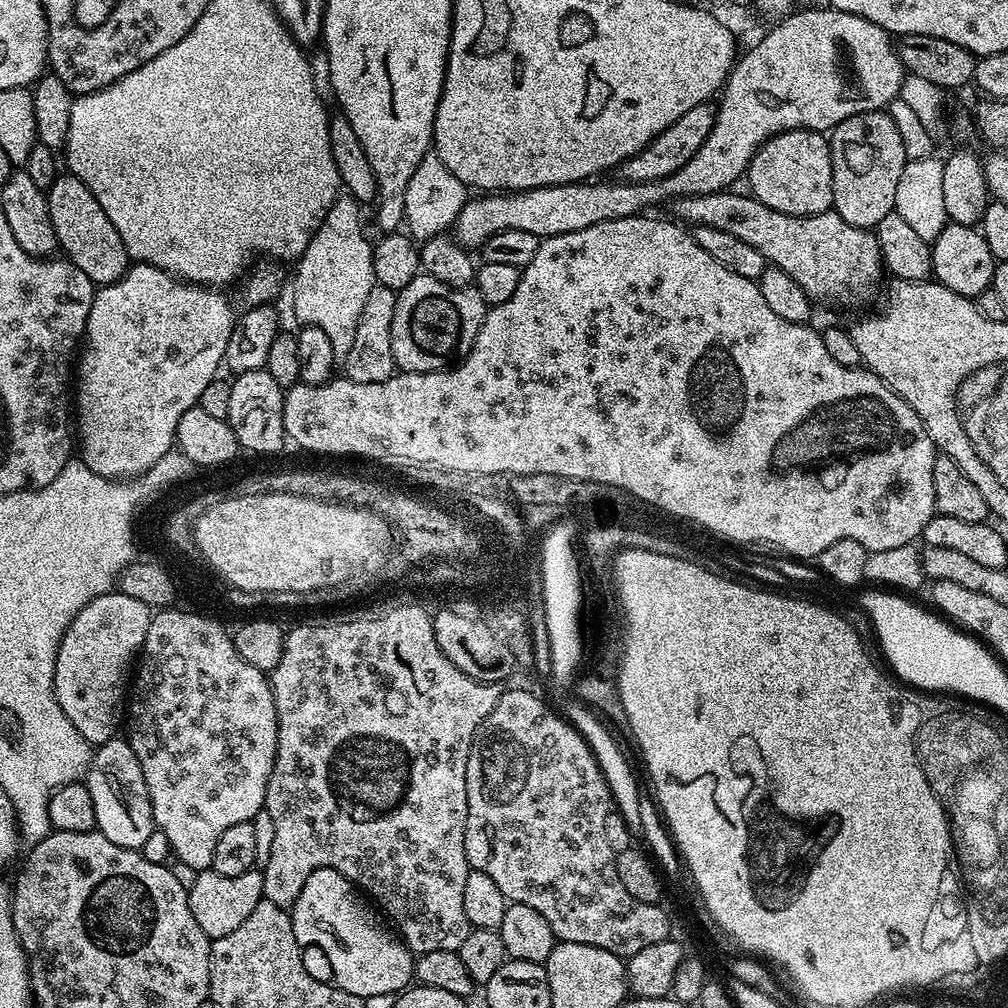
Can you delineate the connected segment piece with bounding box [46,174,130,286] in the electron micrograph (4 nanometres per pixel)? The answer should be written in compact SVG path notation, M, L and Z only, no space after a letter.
M60 174L47 188L46 195L50 222L54 226L59 251L71 260L74 266L78 266L78 270L82 270L82 274L86 274L86 278L90 278L93 285L113 284L124 277L130 267L130 257L126 246L122 242L122 238L118 238L118 230L114 230L114 222L110 222L110 218L106 218L106 210L102 210L102 206L98 206L98 198L94 198L94 194L90 194L90 190L86 190L84 183L74 175Z

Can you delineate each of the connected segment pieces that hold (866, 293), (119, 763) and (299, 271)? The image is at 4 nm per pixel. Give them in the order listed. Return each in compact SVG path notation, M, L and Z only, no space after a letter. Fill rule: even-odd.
M736 190L679 196L677 200L671 201L671 208L673 212L671 215L685 225L716 227L749 243L765 257L769 265L786 270L786 274L790 274L790 278L794 278L794 282L798 282L798 286L806 290L806 294L813 302L825 300L828 304L841 304L844 308L860 308L875 298L876 291L880 288L880 279L886 276L884 258L880 253L880 244L876 240L875 231L850 226L850 222L846 222L834 210L813 216L791 216L778 210L770 210L770 206L758 202L751 194L739 196Z
M110 739L91 753L86 783L94 798L94 818L101 834L110 838L114 846L143 849L156 823L150 806L150 794L146 790L146 780L142 778L142 766L138 766L138 754L134 754L127 739Z
M337 196L334 206L322 218L322 226L310 238L306 250L295 261L296 277L292 280L292 312L301 325L318 326L330 338L337 361L344 361L354 343L354 330L362 315L366 294L376 282L372 265L371 239L364 237L360 225L361 205L353 196Z

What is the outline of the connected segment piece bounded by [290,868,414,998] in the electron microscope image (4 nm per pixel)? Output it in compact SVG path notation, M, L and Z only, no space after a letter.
M319 868L310 874L310 878L306 878L306 886L302 886L291 906L292 933L301 949L320 948L321 954L328 959L328 968L333 976L331 979L336 987L365 998L374 994L399 994L413 983L414 954L387 923L376 925L377 913L372 913L367 903L369 901L361 895L356 885L338 874L338 870Z

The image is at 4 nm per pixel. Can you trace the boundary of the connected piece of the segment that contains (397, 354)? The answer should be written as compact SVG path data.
M421 274L410 286L396 293L390 346L400 372L442 372L467 356L478 338L478 330L489 305L475 287L451 288L438 278Z

